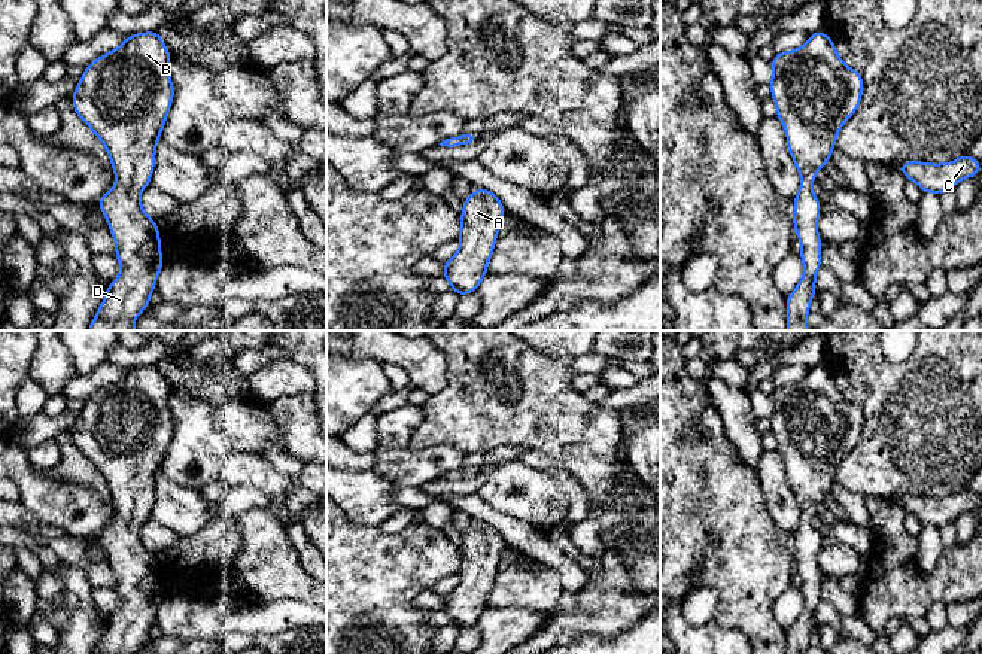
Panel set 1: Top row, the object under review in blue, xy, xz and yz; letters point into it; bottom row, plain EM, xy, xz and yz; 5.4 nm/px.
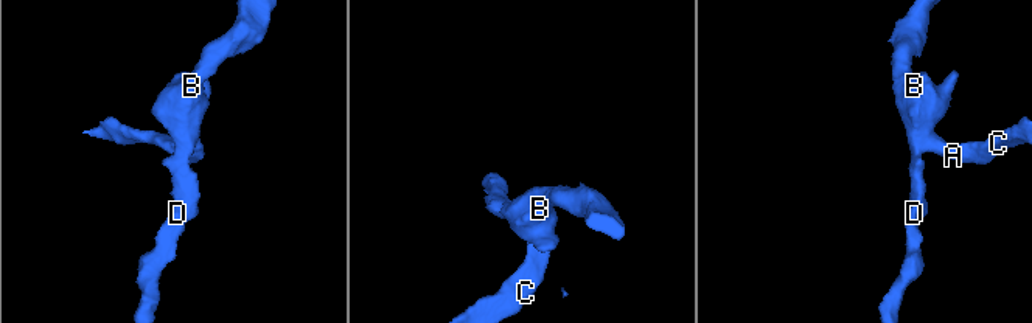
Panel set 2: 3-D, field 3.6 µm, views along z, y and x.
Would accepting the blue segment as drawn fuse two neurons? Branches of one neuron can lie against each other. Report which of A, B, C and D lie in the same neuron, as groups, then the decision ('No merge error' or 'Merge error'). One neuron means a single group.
Groups: A B C D. No merge error

